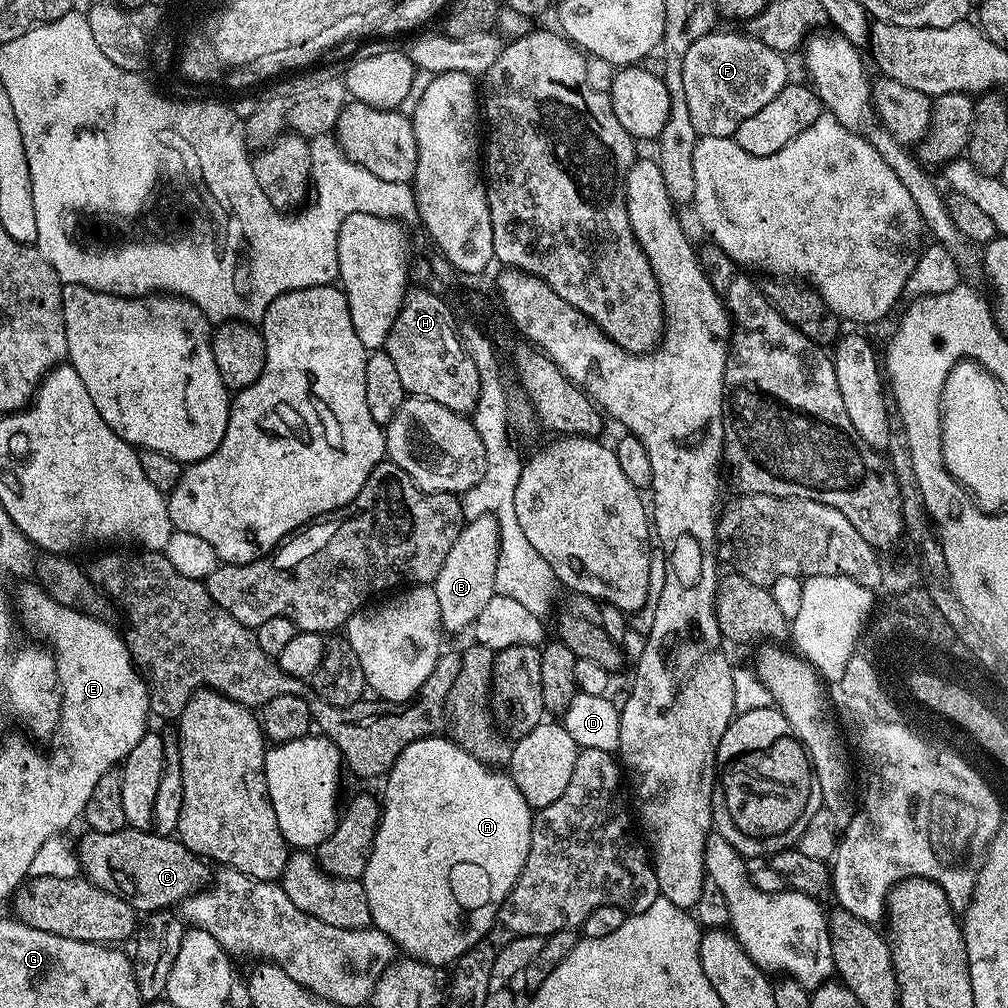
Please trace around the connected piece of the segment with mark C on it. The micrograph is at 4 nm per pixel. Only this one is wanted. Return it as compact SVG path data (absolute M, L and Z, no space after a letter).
M130 827L114 834L85 833L80 844L78 840L80 872L94 886L125 900L137 913L151 914L178 906L193 892L204 891L214 879L213 869L172 836Z

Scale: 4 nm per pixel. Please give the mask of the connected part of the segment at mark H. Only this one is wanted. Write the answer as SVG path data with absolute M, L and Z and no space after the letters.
M413 287L404 298L404 305L394 318L394 326L386 338L383 351L390 354L394 367L398 369L398 378L402 381L408 396L421 396L438 402L450 410L461 414L472 414L479 398L479 376L475 362L469 358L459 342L456 332L457 318L453 315L453 305L447 304L436 292L427 292L424 288Z

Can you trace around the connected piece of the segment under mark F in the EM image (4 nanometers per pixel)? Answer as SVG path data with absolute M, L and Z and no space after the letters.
M713 30L707 32L702 38L698 38L698 42L694 42L694 46L690 46L690 50L686 50L686 58L682 62L682 90L686 90L686 106L690 106L690 119L694 121L694 130L697 137L702 136L730 136L735 137L738 126L742 126L742 122L746 122L746 118L750 118L750 114L758 114L758 110L762 110L762 106L766 106L766 102L774 102L774 98L786 85L790 82L788 76L788 64L783 55L774 50L770 50L770 46L766 46L766 42L756 40L753 36L740 32L720 32L721 30Z

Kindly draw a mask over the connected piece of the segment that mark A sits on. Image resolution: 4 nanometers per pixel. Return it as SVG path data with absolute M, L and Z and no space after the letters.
M440 734L425 736L422 740L410 742L410 746L406 746L406 750L402 750L402 754L394 762L394 766L391 772L387 773L384 782L380 824L376 828L372 853L366 862L366 870L362 877L362 883L366 890L366 902L370 902L371 927L387 934L405 957L423 960L426 964L437 966L451 965L459 960L473 944L479 944L481 940L485 939L489 935L488 931L491 930L492 923L494 925L497 923L504 899L511 894L512 887L516 885L516 879L520 877L520 871L523 870L528 857L534 810L526 802L526 798L522 798L518 786L507 771L490 768L488 765L478 762L478 758L466 754L466 750L462 750L462 746L458 746L453 740Z

